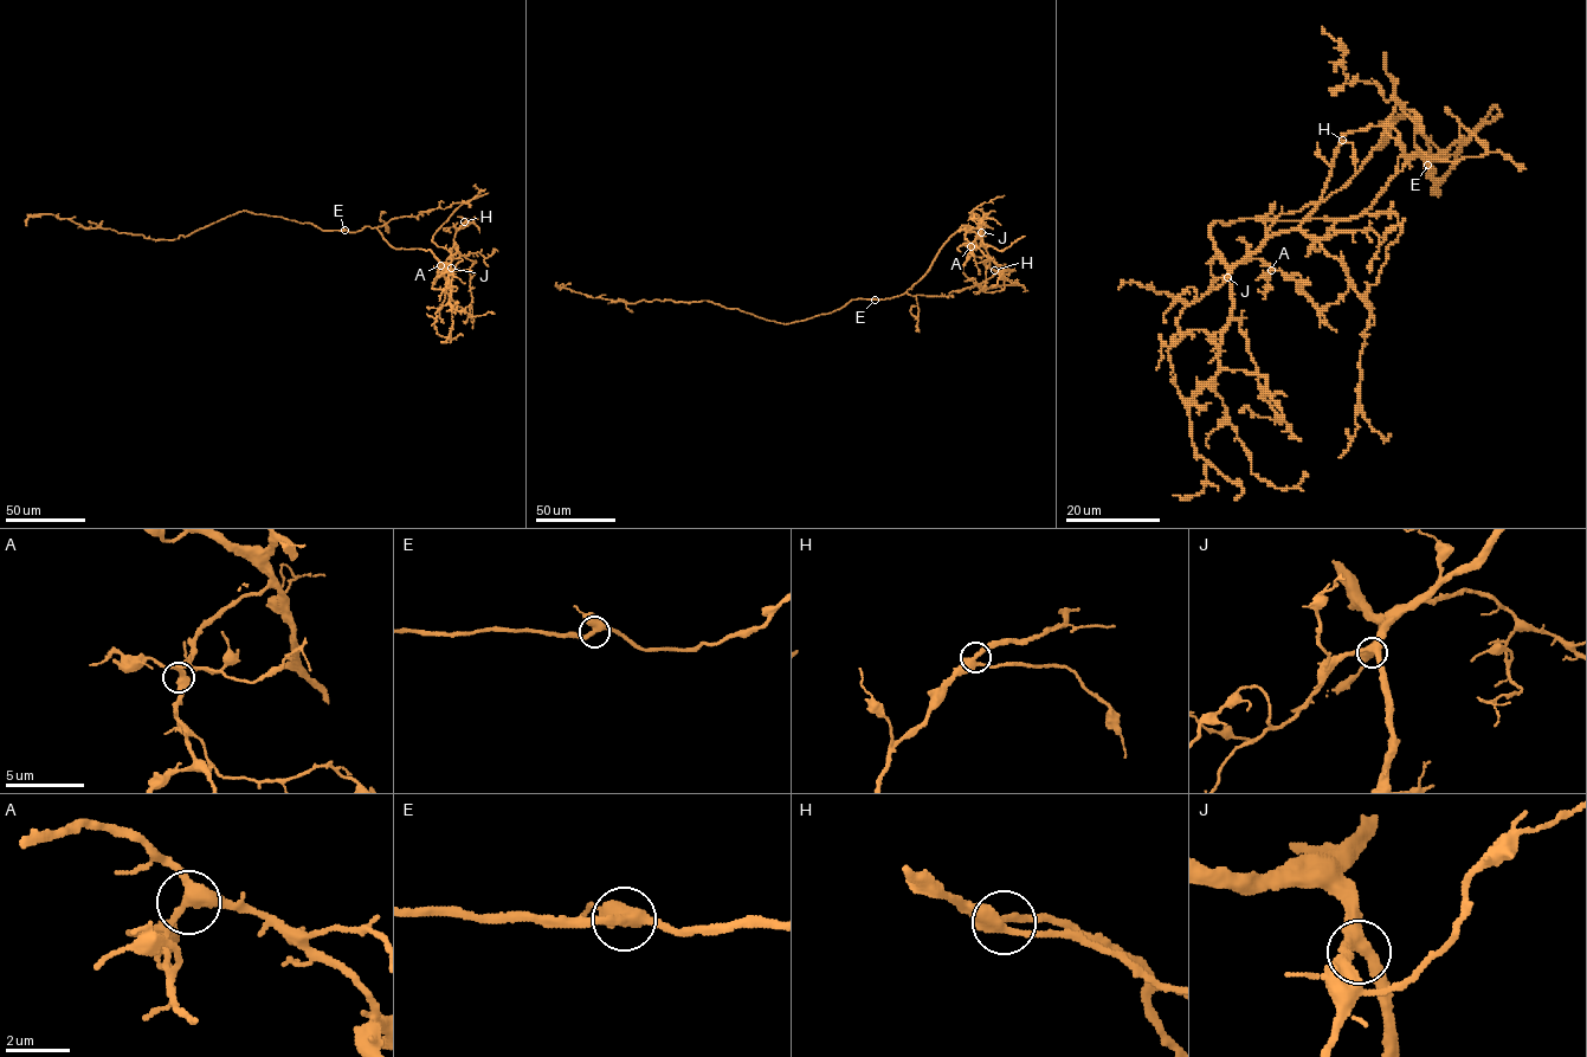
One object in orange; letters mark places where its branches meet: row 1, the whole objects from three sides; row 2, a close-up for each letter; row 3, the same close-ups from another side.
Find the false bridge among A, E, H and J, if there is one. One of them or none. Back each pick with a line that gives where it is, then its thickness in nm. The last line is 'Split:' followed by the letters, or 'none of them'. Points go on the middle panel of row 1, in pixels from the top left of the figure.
Split: none of them

